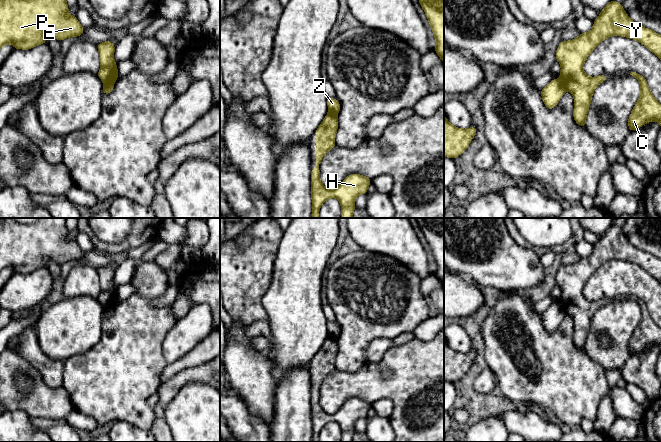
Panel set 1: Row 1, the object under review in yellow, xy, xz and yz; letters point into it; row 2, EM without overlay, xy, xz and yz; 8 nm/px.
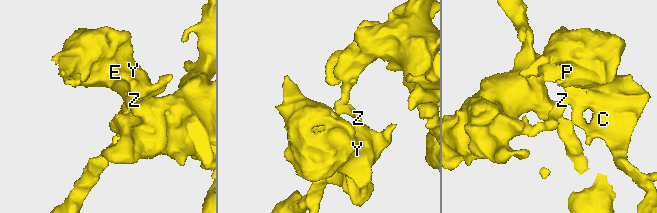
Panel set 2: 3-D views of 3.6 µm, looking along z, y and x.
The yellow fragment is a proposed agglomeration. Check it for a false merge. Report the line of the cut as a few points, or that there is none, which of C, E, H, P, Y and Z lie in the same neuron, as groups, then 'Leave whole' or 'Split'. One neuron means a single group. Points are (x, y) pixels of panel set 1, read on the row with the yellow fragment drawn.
Split along yz (559, 79), (566, 89). Groups: C E H P Y / Z. Split

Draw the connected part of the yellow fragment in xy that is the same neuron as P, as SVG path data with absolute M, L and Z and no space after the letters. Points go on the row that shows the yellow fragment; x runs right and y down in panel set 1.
M0 0L0 49L9 43L14 49L31 49L39 44L46 44L47 35L59 41L81 36L85 28L81 26L75 15L68 14L68 9L66 0Z

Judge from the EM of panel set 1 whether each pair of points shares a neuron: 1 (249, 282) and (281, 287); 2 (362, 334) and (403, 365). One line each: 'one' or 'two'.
1: two
2: two

